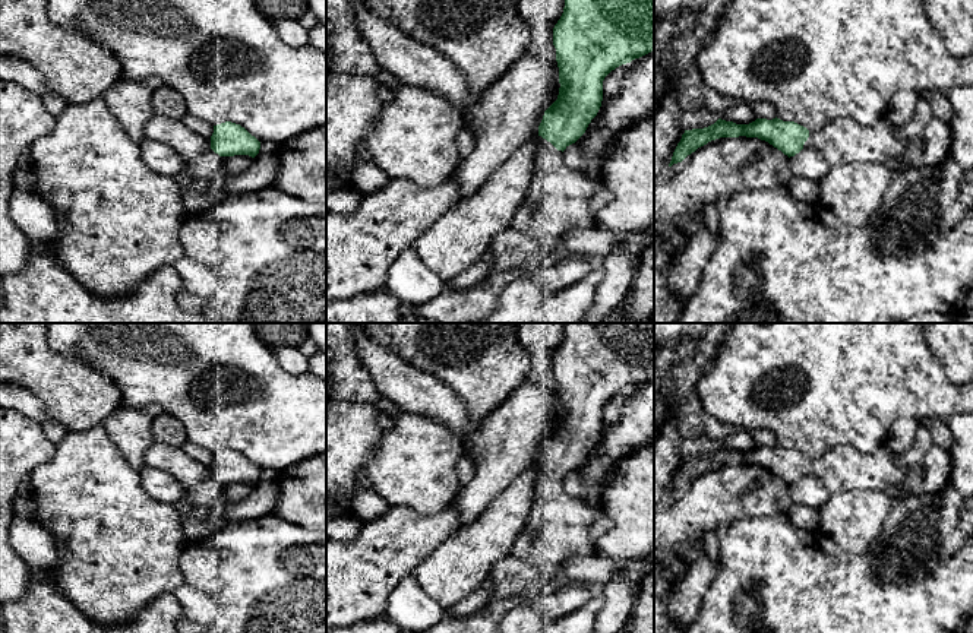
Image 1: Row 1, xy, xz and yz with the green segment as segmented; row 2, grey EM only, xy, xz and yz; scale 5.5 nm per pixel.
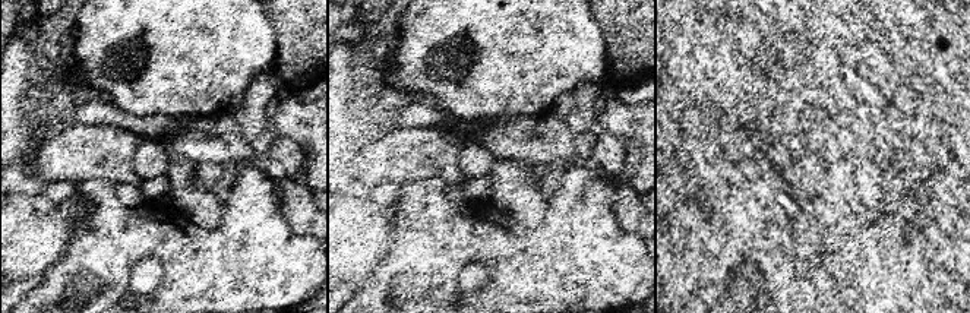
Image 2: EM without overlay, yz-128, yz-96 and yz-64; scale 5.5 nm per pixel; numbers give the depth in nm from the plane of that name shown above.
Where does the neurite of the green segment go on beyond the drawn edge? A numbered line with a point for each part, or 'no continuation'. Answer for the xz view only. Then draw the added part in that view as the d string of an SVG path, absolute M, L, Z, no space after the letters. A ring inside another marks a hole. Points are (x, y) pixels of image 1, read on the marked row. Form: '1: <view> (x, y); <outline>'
1: xz (558, 199); M538 136L534 173L511 227L547 249L568 230L594 227L590 200L596 187L563 162L563 152Z

